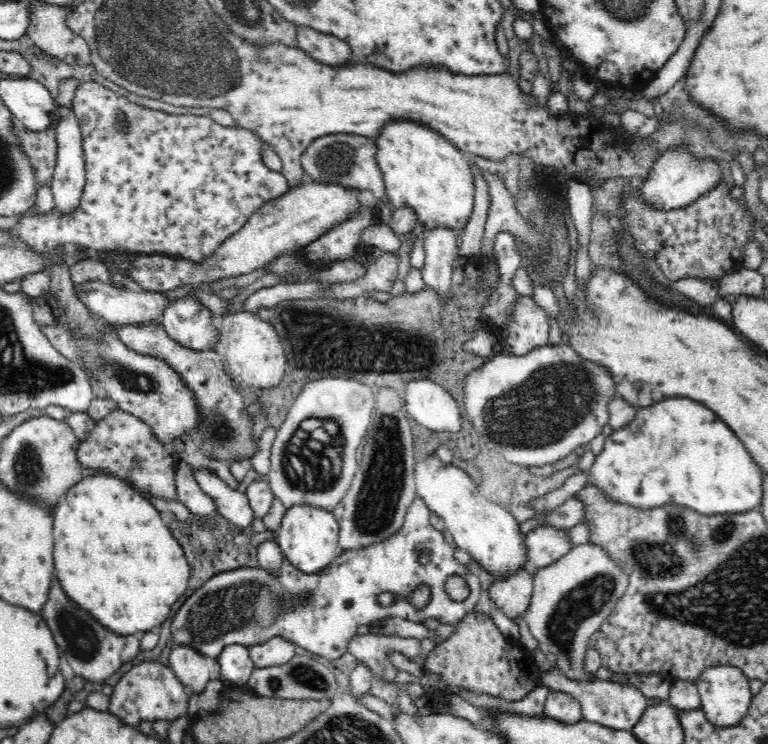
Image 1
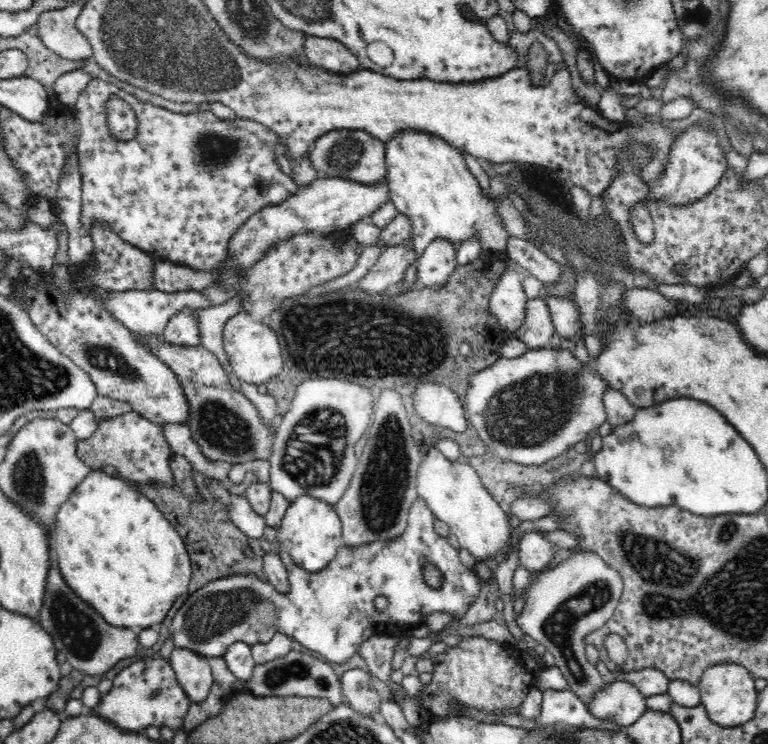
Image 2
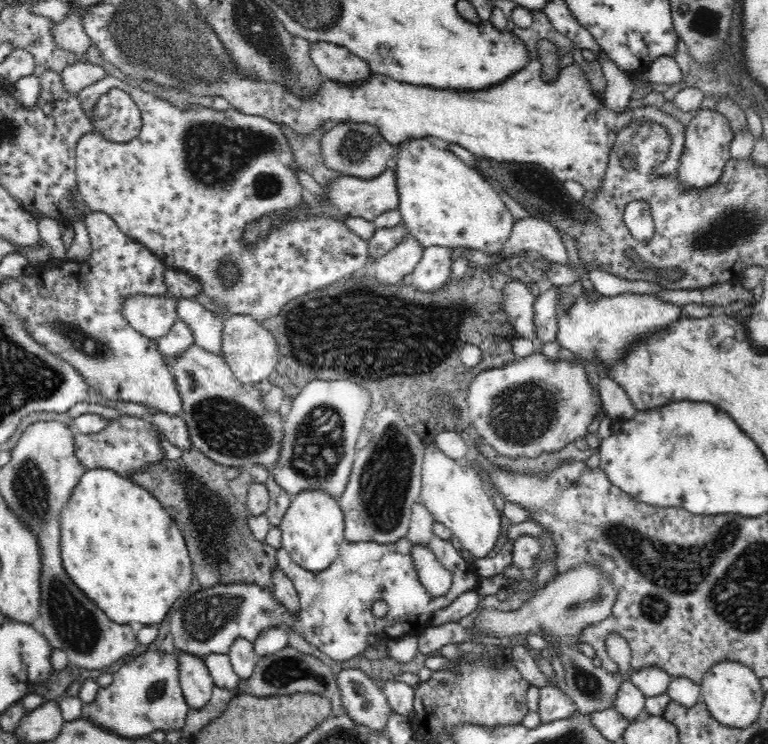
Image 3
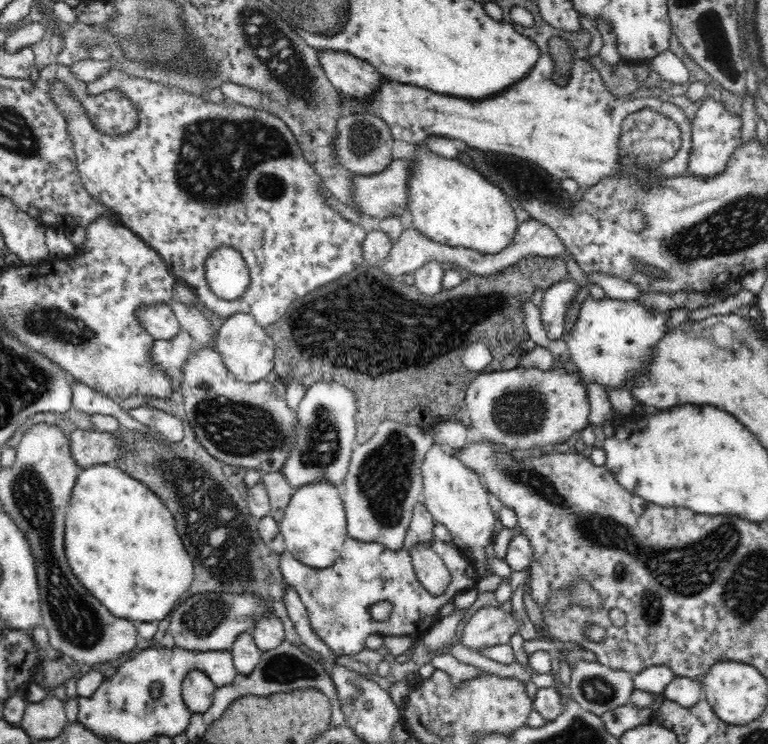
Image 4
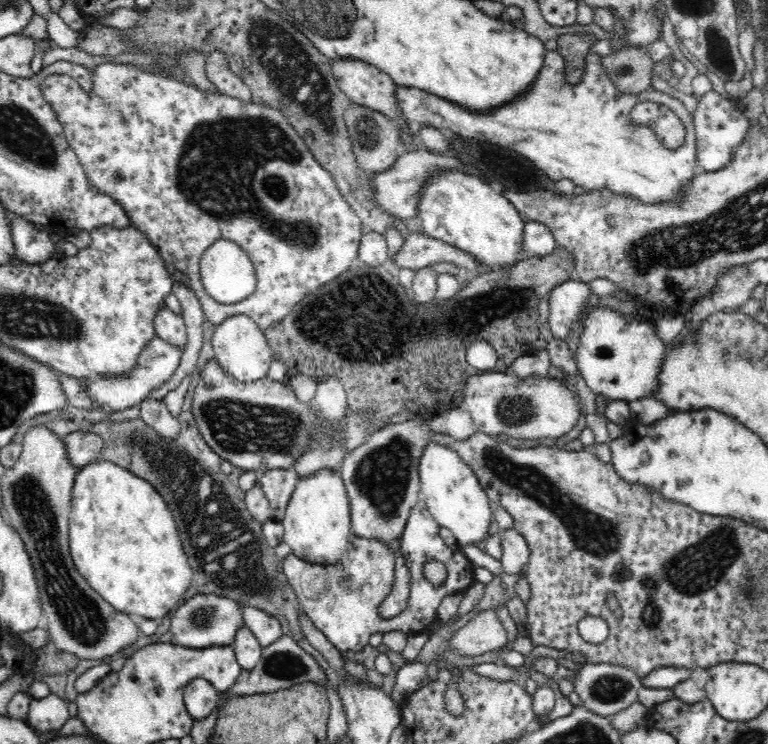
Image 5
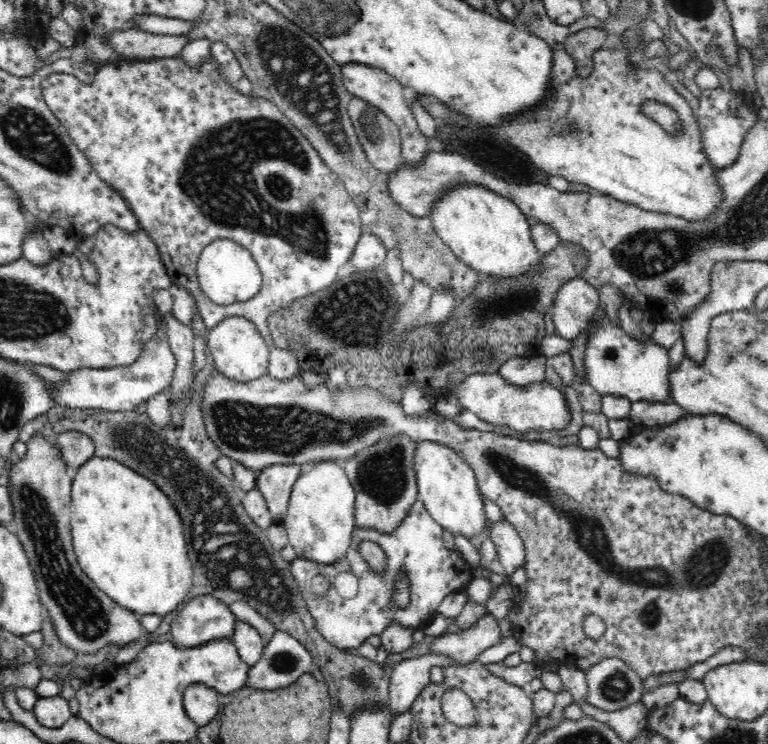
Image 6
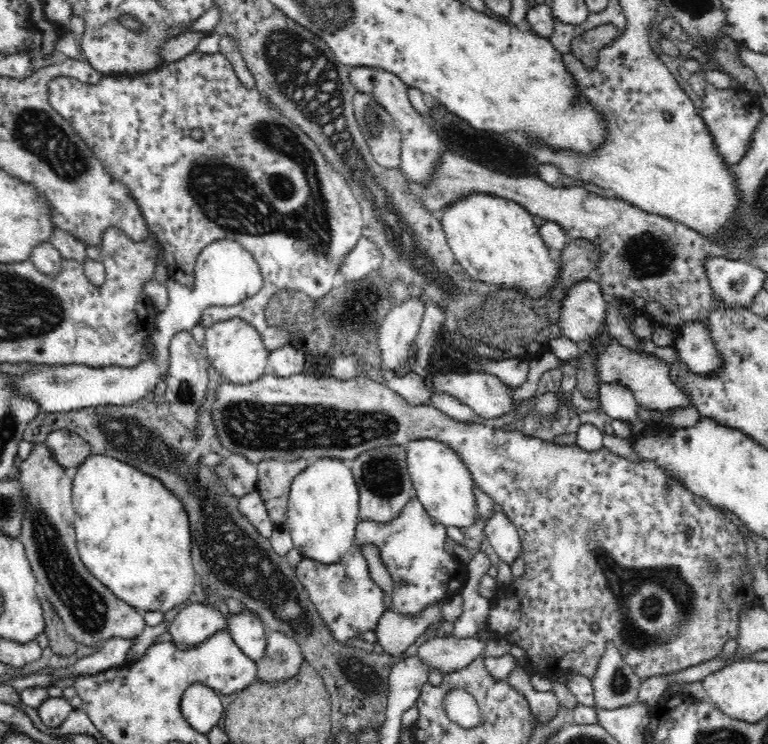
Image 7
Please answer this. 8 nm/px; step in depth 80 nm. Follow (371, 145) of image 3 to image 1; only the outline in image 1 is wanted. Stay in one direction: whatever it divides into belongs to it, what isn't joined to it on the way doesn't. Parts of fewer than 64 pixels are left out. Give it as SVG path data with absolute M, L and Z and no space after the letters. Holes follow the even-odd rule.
M327 134L313 140L308 148L300 154L300 167L306 181L316 183L336 183L346 189L370 191L378 204L390 204L382 173L376 165L376 143L374 138L351 134Z

